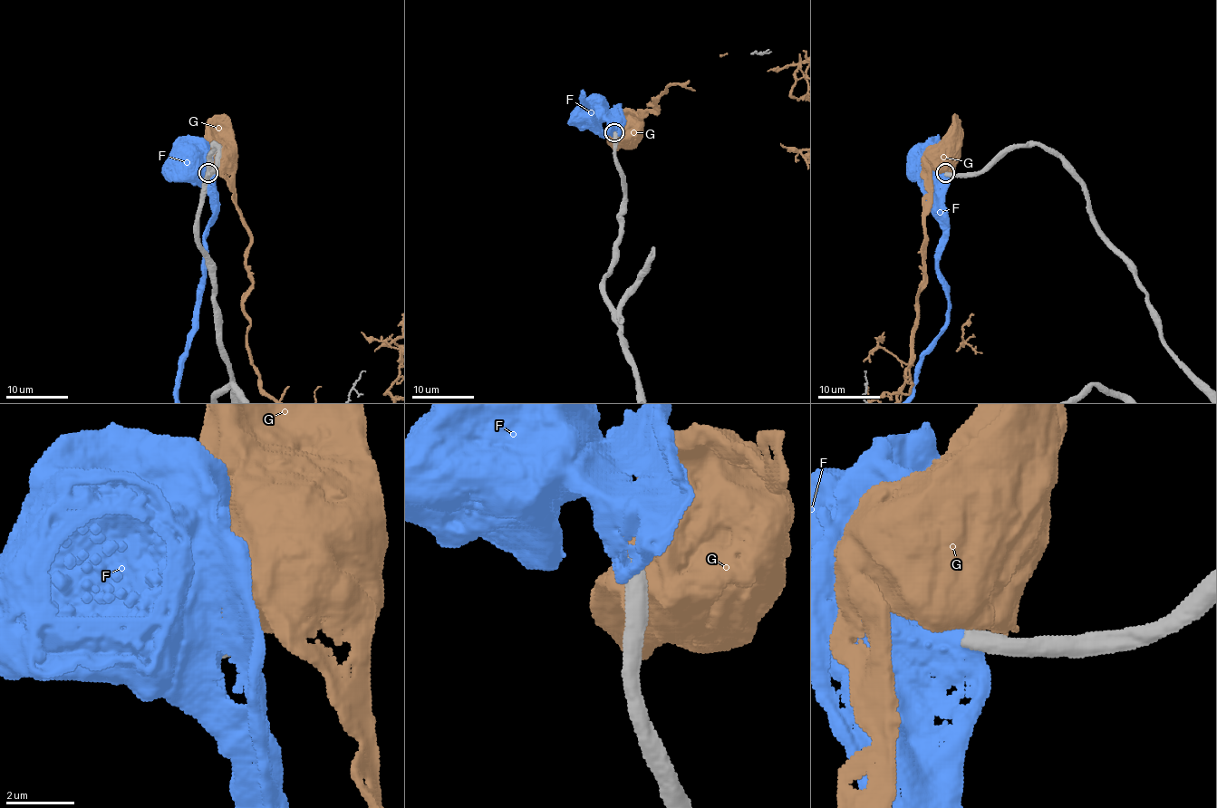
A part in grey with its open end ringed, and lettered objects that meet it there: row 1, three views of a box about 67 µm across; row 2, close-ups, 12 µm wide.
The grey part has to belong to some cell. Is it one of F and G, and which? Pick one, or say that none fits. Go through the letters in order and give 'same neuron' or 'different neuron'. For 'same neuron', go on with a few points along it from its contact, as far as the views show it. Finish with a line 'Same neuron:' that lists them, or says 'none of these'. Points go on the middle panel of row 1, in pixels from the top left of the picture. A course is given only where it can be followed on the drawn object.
F: different neuron
G: different neuron
Same neuron: none of these

